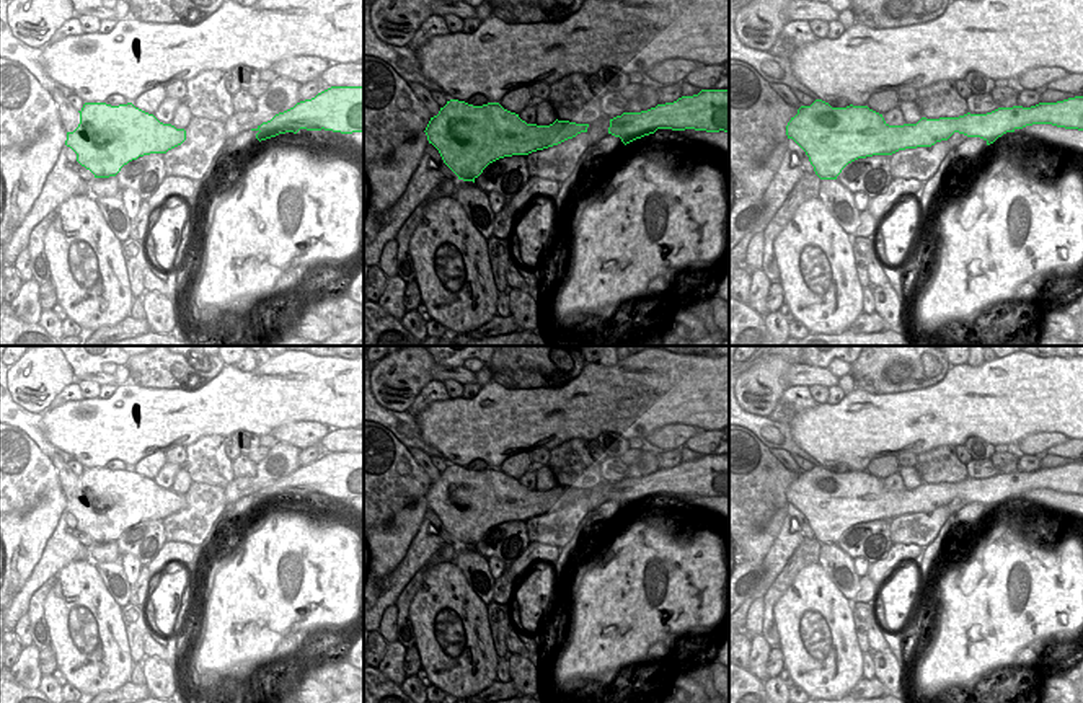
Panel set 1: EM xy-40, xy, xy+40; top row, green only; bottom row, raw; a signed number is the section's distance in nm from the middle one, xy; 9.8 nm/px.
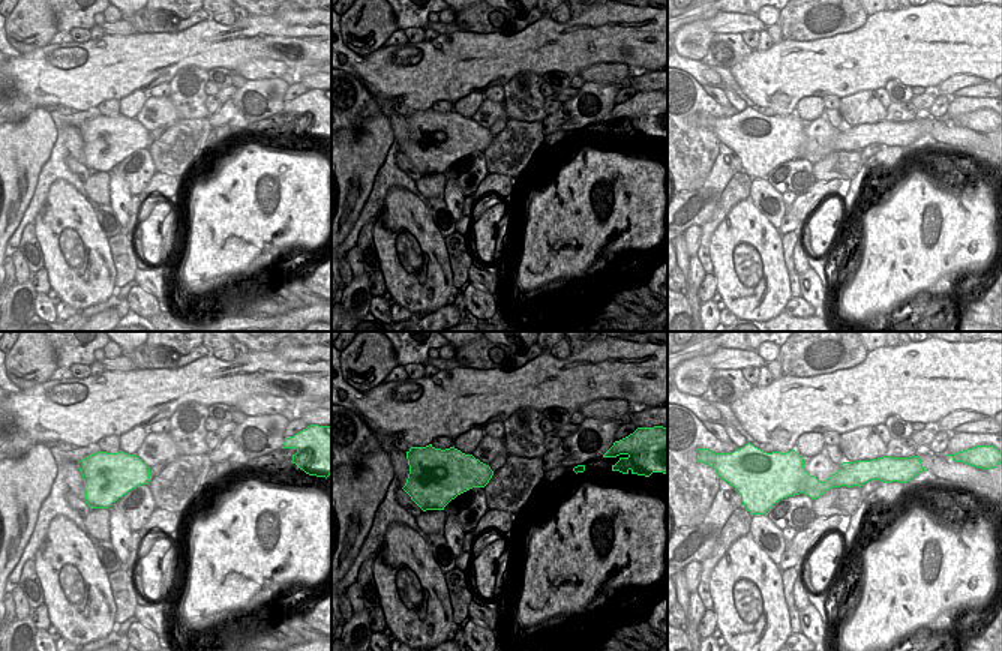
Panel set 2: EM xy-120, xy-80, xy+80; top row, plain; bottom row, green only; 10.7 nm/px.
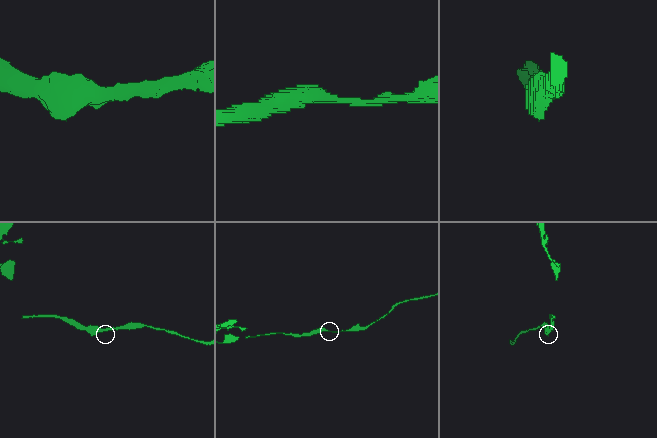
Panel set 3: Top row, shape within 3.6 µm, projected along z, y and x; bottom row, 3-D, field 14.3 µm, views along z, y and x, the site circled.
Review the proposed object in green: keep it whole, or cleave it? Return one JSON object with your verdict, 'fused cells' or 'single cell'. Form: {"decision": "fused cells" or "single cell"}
{"decision": "single cell"}

